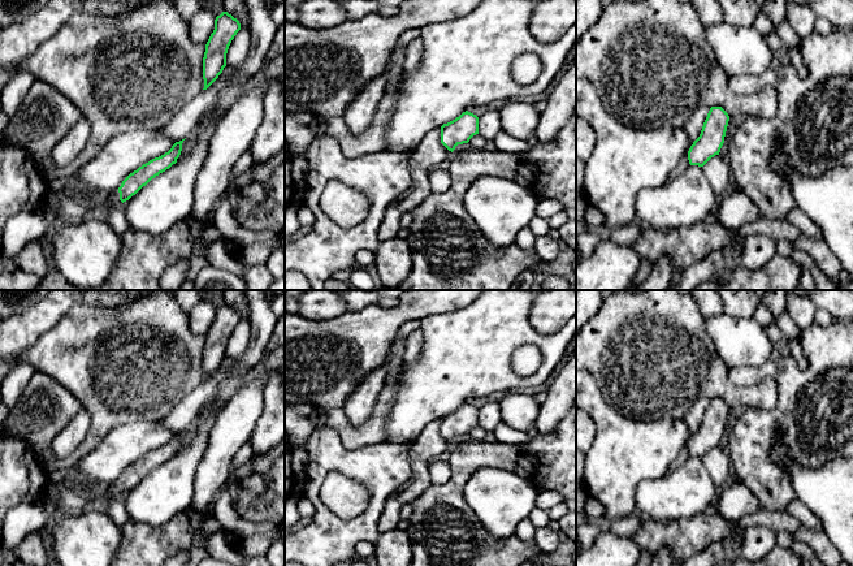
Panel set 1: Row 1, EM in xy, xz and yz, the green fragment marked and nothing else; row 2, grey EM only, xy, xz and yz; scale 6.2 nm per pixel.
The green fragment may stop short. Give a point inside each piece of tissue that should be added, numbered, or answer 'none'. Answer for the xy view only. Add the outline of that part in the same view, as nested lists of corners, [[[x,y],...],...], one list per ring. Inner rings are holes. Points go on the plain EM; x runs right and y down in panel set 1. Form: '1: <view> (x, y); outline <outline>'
1: xy (112, 491); outline [[[118,480],[100,489],[100,502],[104,502],[104,501],[108,501],[109,498],[120,497],[120,496],[122,496],[122,493],[120,492]]]

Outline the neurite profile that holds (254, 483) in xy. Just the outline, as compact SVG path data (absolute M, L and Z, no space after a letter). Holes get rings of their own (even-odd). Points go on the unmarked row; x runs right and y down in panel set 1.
M251 472L247 476L238 480L239 487L242 487L244 491L255 494L261 496L265 493L265 483L260 474Z

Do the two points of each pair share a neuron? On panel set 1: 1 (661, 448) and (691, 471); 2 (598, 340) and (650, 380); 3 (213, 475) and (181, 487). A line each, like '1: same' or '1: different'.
1: different
2: same
3: different

